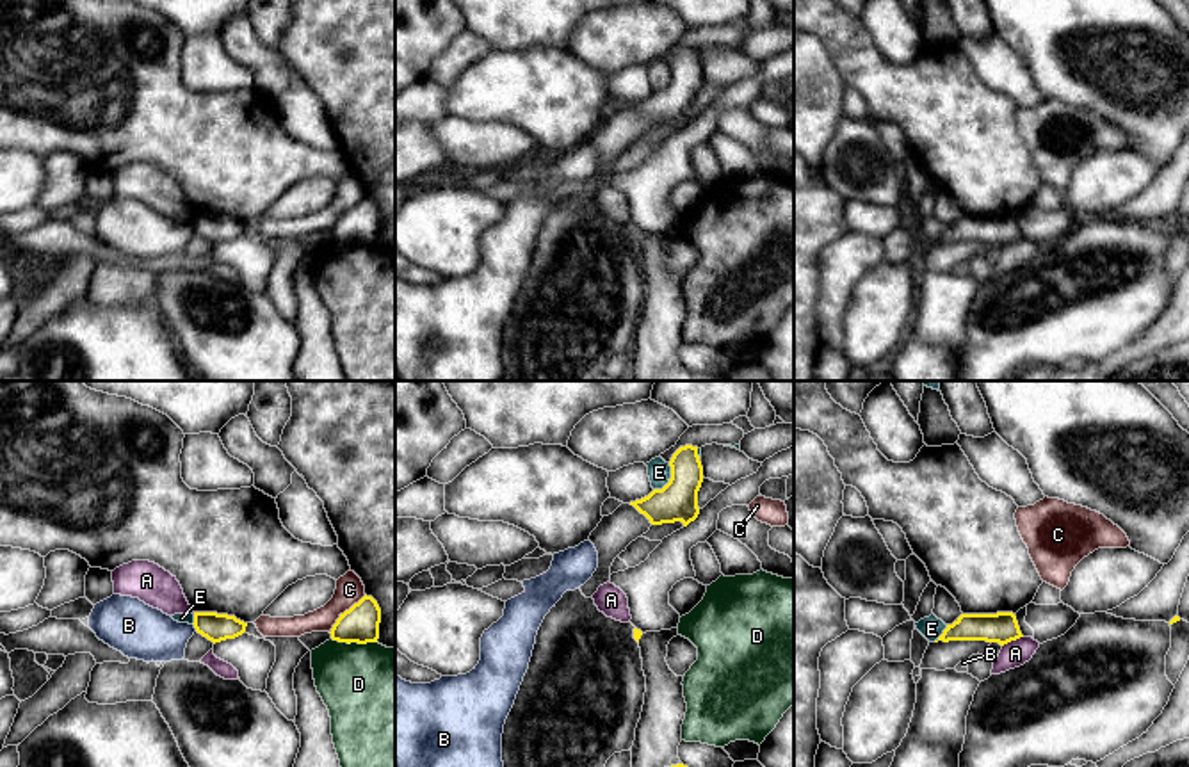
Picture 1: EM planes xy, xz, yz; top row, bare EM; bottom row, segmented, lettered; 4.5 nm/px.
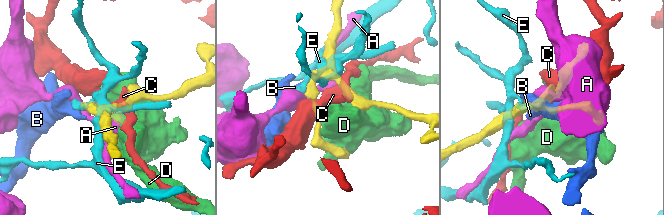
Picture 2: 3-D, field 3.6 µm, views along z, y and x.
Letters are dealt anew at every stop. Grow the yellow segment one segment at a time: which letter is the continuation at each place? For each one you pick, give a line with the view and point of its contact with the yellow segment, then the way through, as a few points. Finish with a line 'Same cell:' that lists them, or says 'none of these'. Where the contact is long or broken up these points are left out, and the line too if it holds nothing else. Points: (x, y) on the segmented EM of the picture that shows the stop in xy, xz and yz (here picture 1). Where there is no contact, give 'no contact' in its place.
Same cell: none of these

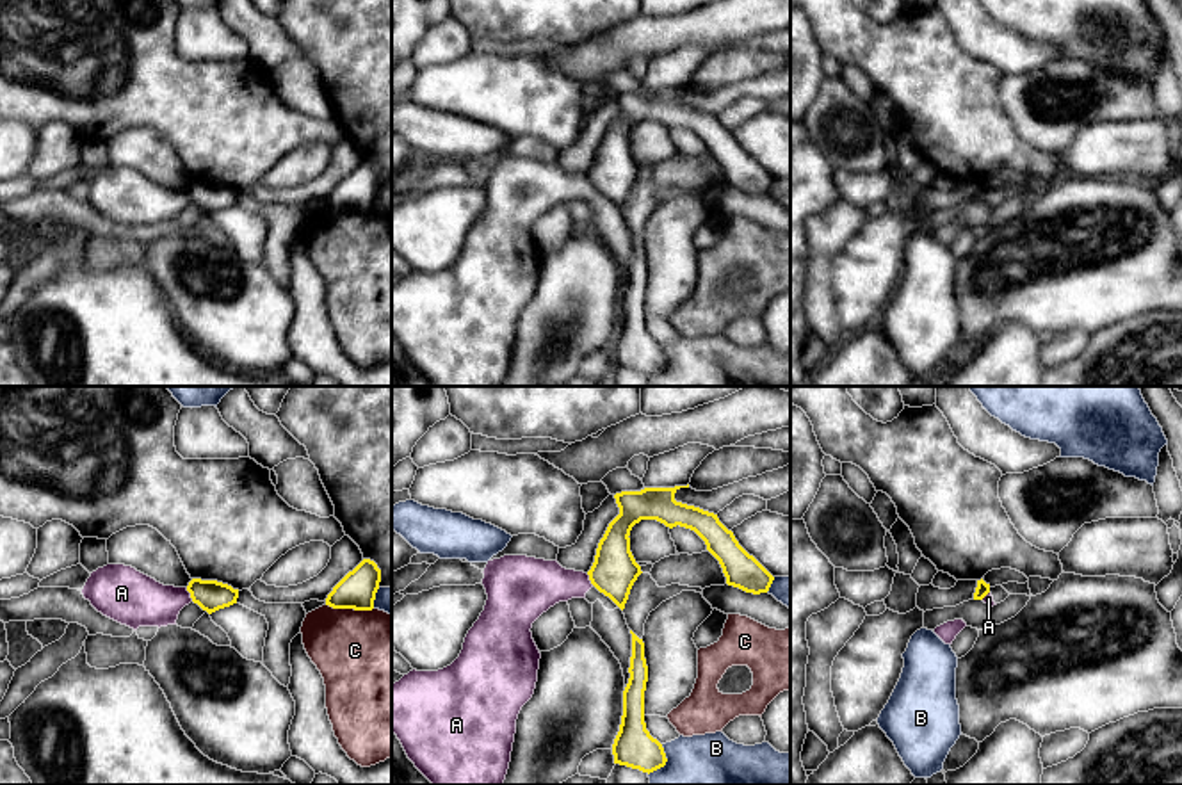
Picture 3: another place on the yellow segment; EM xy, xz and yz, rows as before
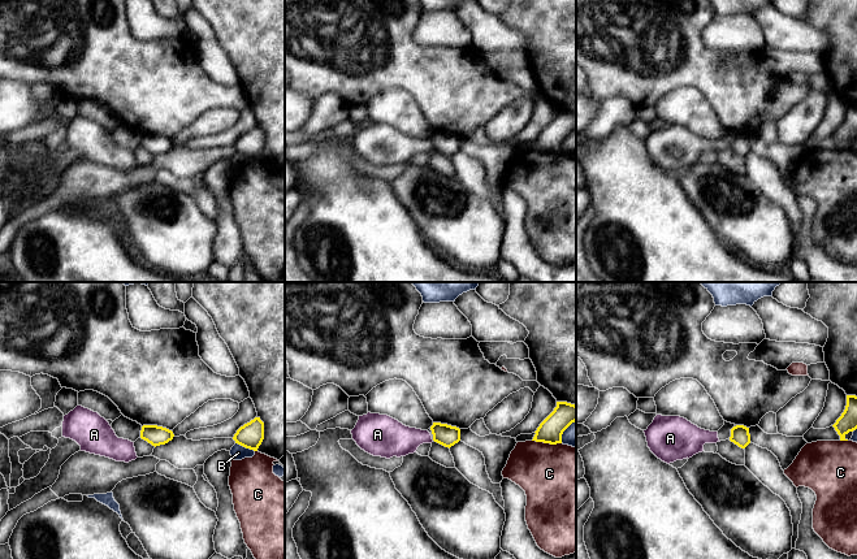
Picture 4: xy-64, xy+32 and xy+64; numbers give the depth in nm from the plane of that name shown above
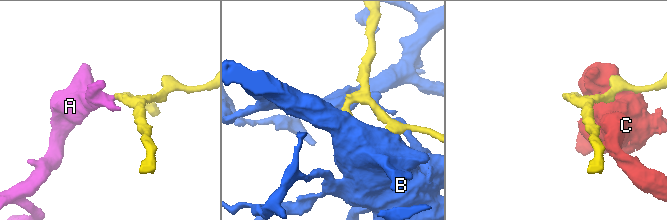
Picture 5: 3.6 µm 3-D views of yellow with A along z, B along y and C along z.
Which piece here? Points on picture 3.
Same cell: none of these

